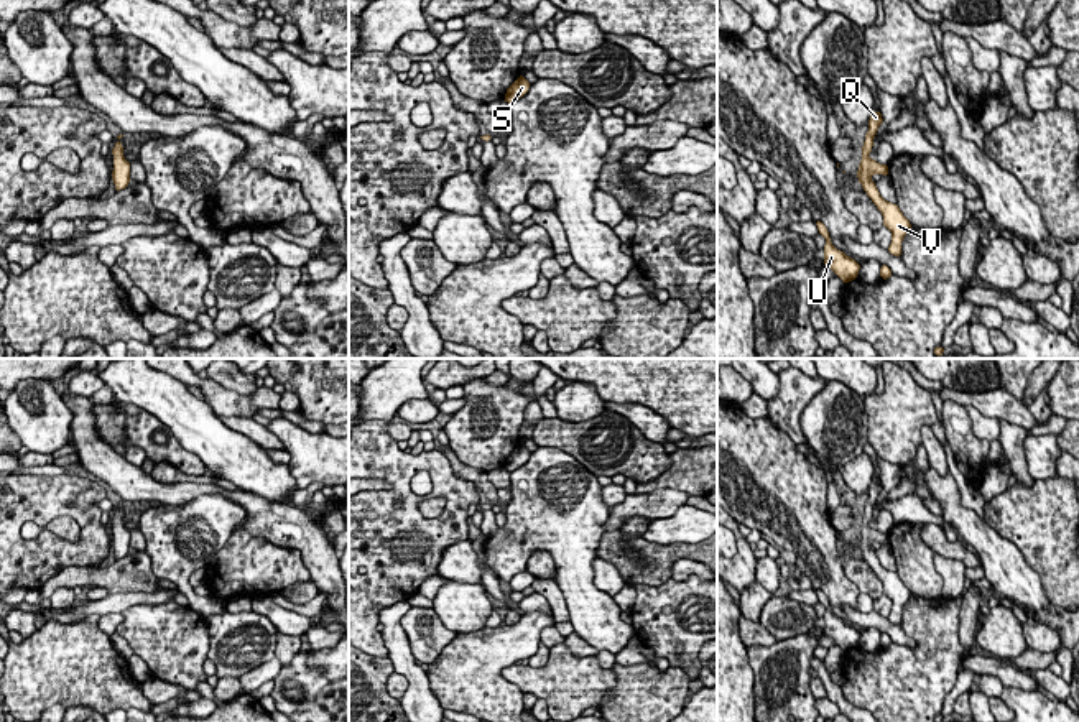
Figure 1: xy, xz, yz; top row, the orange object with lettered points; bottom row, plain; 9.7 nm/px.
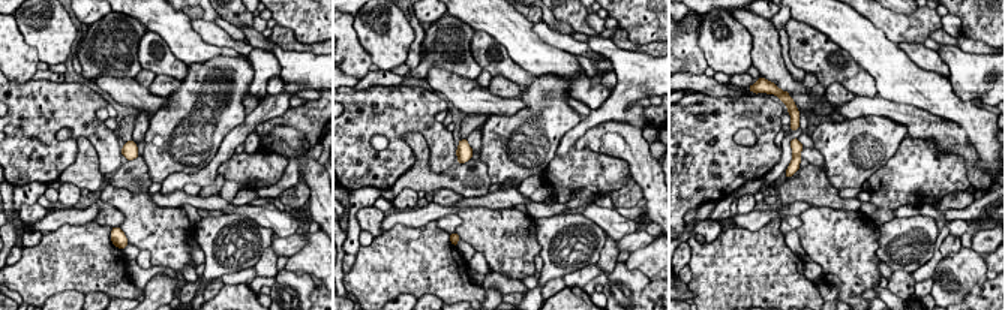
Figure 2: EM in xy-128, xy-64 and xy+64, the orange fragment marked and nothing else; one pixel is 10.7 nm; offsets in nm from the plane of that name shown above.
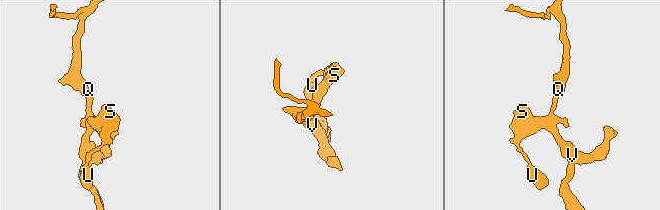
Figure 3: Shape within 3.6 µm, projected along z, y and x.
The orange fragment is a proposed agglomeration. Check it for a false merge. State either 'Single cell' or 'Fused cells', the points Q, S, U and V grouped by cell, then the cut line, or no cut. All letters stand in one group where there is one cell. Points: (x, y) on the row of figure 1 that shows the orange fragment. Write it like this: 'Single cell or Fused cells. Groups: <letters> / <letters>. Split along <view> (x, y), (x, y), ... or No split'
Single cell. Groups: Q S U V. No split

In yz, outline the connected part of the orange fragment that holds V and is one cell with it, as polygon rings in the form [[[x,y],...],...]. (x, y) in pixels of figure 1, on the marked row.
[[[873,110],[868,120],[868,132],[865,135],[865,141],[862,146],[864,153],[862,153],[860,166],[857,168],[859,169],[857,178],[859,178],[859,184],[864,186],[864,191],[867,192],[867,196],[882,212],[883,227],[887,227],[893,235],[888,252],[895,257],[901,257],[903,237],[910,232],[913,225],[903,215],[903,212],[896,204],[891,204],[880,196],[875,183],[870,179],[875,173],[890,176],[888,164],[880,164],[875,160],[868,158],[868,153],[872,151],[872,146],[873,146],[873,138],[877,135],[877,128],[882,125],[882,122],[883,122],[882,113]]]

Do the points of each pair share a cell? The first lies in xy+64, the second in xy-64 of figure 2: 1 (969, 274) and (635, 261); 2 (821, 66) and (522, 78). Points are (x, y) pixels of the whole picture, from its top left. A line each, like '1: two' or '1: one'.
1: two
2: one

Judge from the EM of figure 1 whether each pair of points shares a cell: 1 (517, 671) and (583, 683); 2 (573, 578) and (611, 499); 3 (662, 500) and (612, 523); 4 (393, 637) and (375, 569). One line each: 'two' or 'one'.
1: one
2: two
3: one
4: two

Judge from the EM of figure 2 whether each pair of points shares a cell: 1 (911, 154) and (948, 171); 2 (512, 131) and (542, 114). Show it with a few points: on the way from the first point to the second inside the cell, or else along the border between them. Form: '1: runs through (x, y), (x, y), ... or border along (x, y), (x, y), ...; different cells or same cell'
1: runs through (920, 163), (927, 171), (939, 171); same cell
2: runs through (519, 131), (525, 131), (534, 122); same cell

